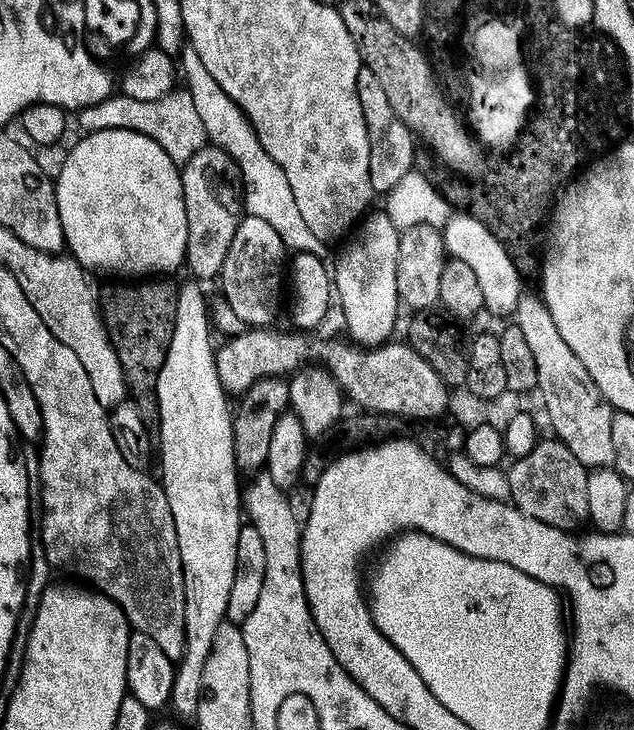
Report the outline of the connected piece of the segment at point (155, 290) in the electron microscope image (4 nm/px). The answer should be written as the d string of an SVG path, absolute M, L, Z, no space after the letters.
M152 278L147 281L149 284L116 282L113 288L106 289L104 293L101 291L98 296L100 317L104 319L104 329L108 331L110 342L118 354L118 362L122 362L128 396L144 415L144 425L149 434L160 427L156 387L162 362L166 362L166 350L170 350L176 317L177 289L162 281Z

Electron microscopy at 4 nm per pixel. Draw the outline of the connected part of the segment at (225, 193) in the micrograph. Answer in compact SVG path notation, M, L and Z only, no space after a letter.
M220 146L199 148L194 158L190 158L190 162L182 165L179 171L188 231L186 268L197 276L193 276L197 281L215 281L221 275L242 217L242 173L230 153Z

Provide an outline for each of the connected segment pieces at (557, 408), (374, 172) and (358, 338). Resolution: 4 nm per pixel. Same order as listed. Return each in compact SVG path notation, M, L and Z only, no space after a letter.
M525 295L514 313L514 324L526 334L526 343L534 354L534 363L538 366L536 388L544 399L544 408L548 411L548 420L552 423L555 439L561 440L582 462L584 467L595 470L614 465L614 441L610 438L610 422L614 415L612 403L601 394L594 378L578 362L578 354L566 346L550 310L539 295Z
M361 67L356 79L358 90L358 102L362 106L362 118L366 122L366 134L370 142L370 186L373 193L387 194L395 189L398 182L406 177L408 172L413 171L416 160L416 144L412 132L394 114L390 106L390 98L382 91L382 82L378 82L378 74Z
M384 210L369 211L359 221L352 245L344 252L344 257L334 264L334 292L338 297L338 308L344 311L344 324L353 341L360 346L379 346L389 339L388 336L396 328L396 311L401 311L400 295L398 294L398 242L401 231L391 222Z

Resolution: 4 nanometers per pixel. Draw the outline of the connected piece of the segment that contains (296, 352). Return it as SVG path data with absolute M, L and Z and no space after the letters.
M272 326L253 327L251 330L244 330L248 332L242 333L241 336L226 341L221 348L219 345L216 352L216 369L225 392L243 394L256 380L267 376L287 377L313 359L312 344L304 337L307 335L296 330L275 332L274 329Z

